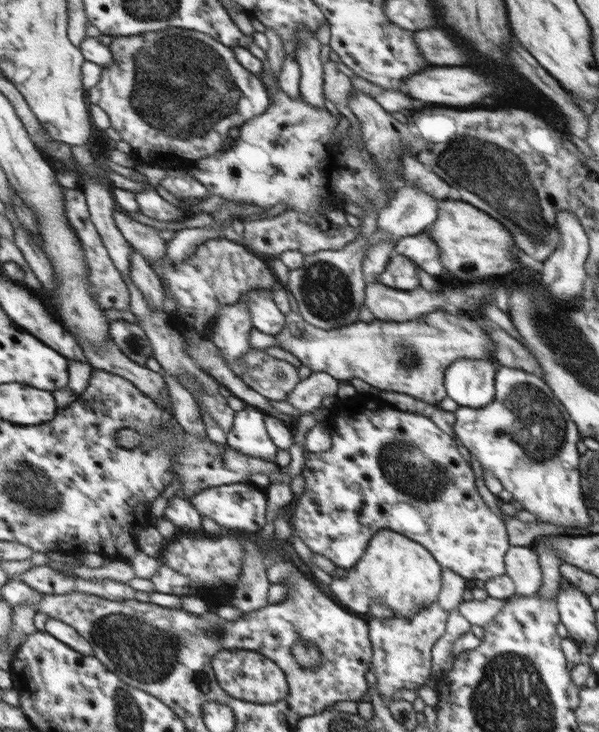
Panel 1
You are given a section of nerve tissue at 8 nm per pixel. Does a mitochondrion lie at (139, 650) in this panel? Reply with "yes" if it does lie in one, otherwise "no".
yes

